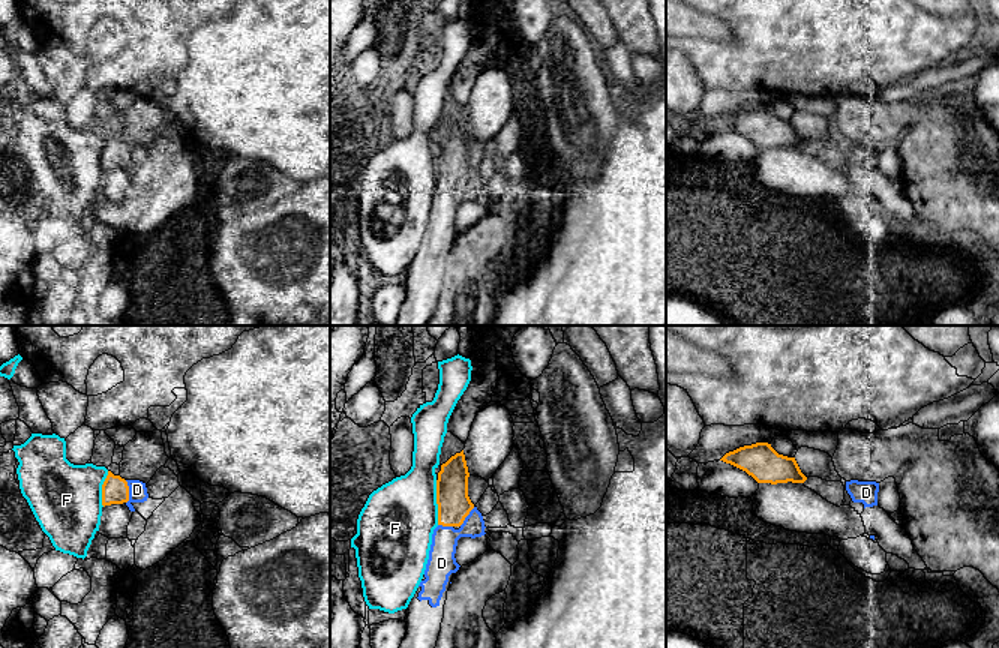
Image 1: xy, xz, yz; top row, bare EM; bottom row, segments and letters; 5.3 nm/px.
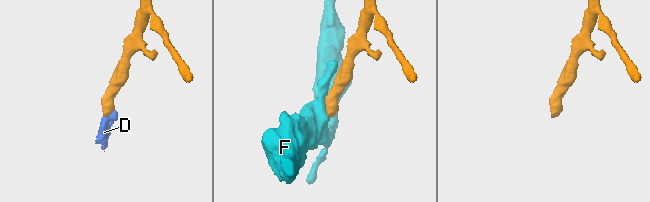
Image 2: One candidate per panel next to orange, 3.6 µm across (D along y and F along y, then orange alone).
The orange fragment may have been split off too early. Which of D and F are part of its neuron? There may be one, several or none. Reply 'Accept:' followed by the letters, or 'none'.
Accept: D

